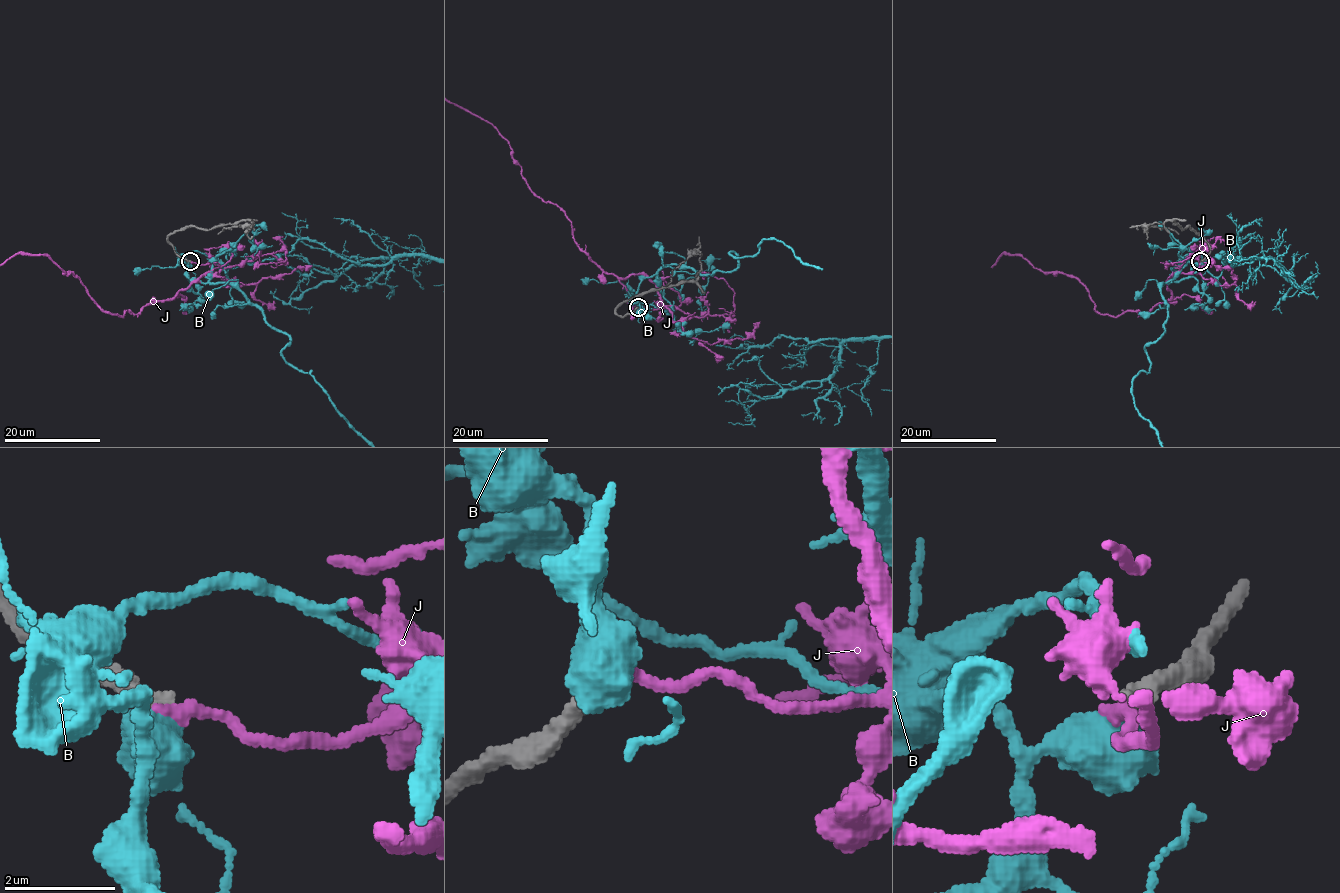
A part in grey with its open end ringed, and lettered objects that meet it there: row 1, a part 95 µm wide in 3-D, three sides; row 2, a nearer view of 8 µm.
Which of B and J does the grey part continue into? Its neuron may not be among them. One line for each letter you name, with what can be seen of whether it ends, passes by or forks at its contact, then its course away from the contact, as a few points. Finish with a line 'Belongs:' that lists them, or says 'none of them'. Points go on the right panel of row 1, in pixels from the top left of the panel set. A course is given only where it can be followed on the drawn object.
Belongs: none of them

